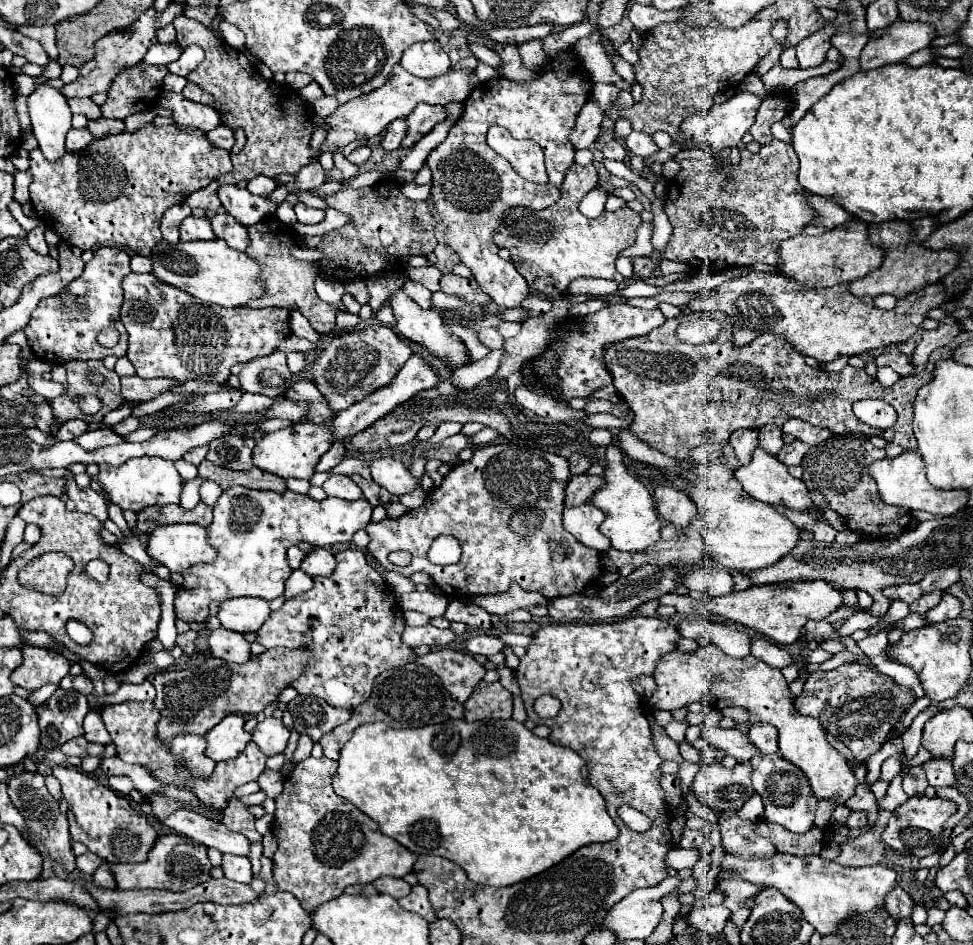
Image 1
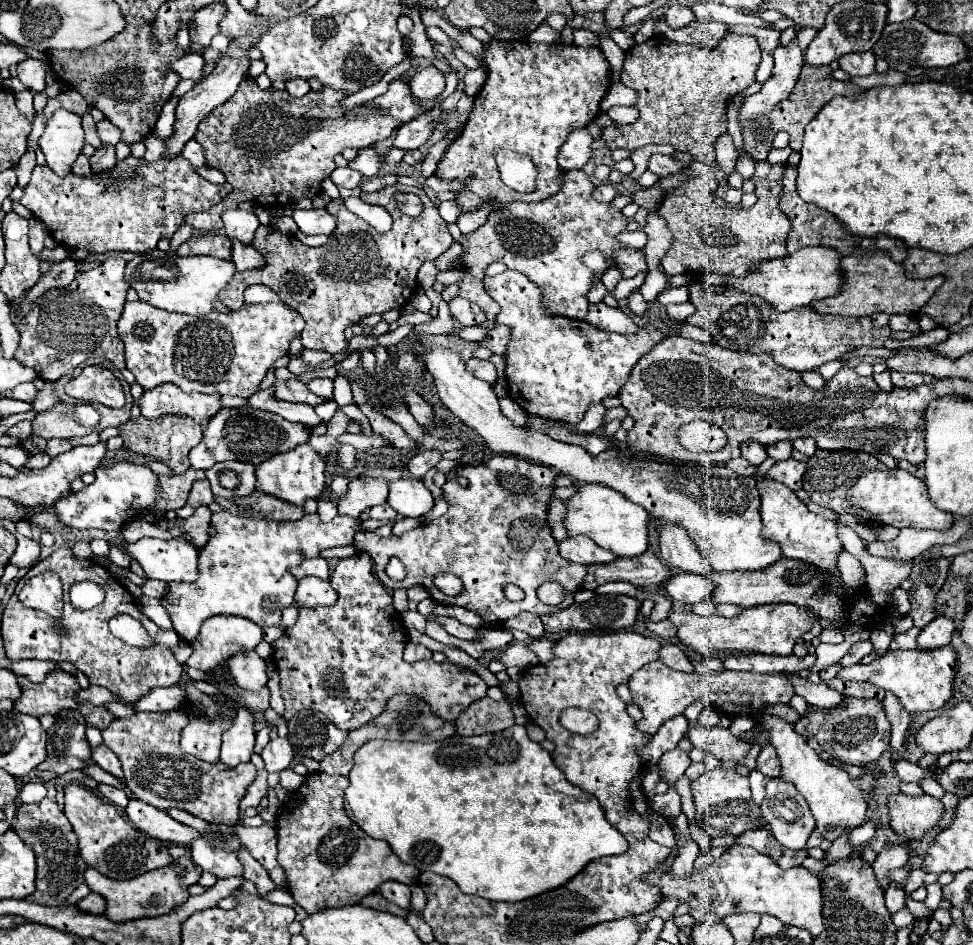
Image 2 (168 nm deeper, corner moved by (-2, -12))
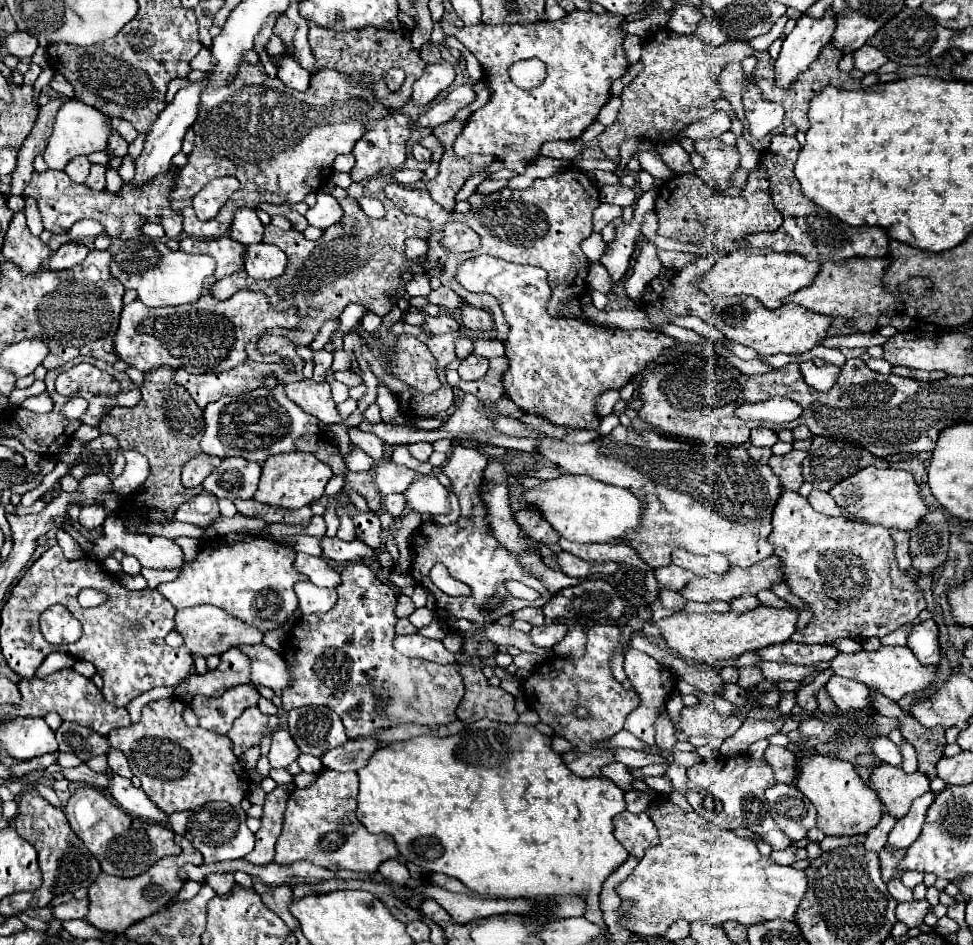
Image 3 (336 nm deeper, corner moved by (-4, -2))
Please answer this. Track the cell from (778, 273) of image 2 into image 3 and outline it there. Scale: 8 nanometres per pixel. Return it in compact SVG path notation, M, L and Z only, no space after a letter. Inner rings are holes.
M735 250L727 254L725 258L717 260L707 274L703 274L697 282L697 288L707 294L709 298L715 296L753 296L757 298L765 308L775 310L781 306L781 298L805 288L811 284L811 280L819 272L819 262L809 262L799 254L785 254L785 252L773 252L773 250Z

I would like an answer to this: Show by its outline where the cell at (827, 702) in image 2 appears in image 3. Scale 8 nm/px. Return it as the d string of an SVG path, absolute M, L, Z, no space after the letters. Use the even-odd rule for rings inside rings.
M831 676L827 692L841 712L859 712L871 708L871 690L855 680L843 676Z

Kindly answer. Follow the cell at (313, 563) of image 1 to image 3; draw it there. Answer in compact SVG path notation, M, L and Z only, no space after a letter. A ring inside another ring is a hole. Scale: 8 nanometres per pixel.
M299 582L295 586L295 594L299 598L301 614L327 612L337 602L337 592L333 588L319 588L313 582Z

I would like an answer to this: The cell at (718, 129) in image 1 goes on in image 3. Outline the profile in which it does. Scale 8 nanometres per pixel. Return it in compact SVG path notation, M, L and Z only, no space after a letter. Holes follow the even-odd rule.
M831 8L825 10L823 18L811 18L803 14L791 34L783 38L781 54L775 62L775 80L779 86L791 86L797 74L809 68L809 64L817 58L819 50L831 42L831 34L835 32L835 14Z

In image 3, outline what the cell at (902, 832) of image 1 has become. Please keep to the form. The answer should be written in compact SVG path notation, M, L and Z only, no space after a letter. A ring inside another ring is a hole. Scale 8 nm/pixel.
M879 764L871 772L871 784L887 812L895 818L903 818L911 808L911 802L929 792L929 778L923 772L907 774L899 766Z

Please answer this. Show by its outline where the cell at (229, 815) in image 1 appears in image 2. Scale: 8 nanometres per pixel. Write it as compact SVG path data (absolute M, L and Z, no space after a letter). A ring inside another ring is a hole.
M241 846L241 848L237 850L237 858L241 860L241 864L243 864L243 868L245 868L245 878L251 880L251 882L255 882L259 894L265 894L265 892L269 892L269 890L275 888L275 884L273 884L273 880L269 878L267 870L251 856L251 852L249 852L245 846Z

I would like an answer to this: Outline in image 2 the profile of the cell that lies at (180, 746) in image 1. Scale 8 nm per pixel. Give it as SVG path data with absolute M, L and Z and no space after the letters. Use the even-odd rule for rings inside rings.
M195 718L191 720L183 732L181 732L181 750L185 754L197 756L205 762L219 762L219 746L221 746L221 734L231 726L229 718L221 720L205 720Z

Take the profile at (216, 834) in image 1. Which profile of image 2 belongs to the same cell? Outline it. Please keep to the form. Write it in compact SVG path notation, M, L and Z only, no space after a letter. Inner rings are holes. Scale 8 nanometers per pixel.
M131 800L127 806L127 816L141 832L167 844L189 846L191 840L195 840L195 836L199 834L199 830L179 824L165 810L153 808L143 800Z

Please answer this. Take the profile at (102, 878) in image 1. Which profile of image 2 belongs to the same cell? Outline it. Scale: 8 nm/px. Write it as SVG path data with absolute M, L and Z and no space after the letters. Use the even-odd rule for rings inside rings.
M91 892L89 896L81 898L77 902L77 906L85 912L93 912L93 914L103 914L105 912L105 900L101 900L101 896L95 896L95 892Z

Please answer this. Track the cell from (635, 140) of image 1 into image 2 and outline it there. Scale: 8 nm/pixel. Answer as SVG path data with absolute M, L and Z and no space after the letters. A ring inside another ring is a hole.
M651 154L651 158L649 158L649 170L651 172L655 172L657 176L669 176L669 174L675 174L675 172L679 172L679 170L683 170L683 168L687 168L687 164L683 164L683 162L677 162L677 160L673 160L671 156L663 156L663 154Z

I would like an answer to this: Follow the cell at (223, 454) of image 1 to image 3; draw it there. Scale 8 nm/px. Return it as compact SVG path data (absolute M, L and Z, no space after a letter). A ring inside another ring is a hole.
M225 458L219 468L215 468L207 480L203 482L203 488L217 498L253 498L257 484L261 476L261 466L243 458Z

